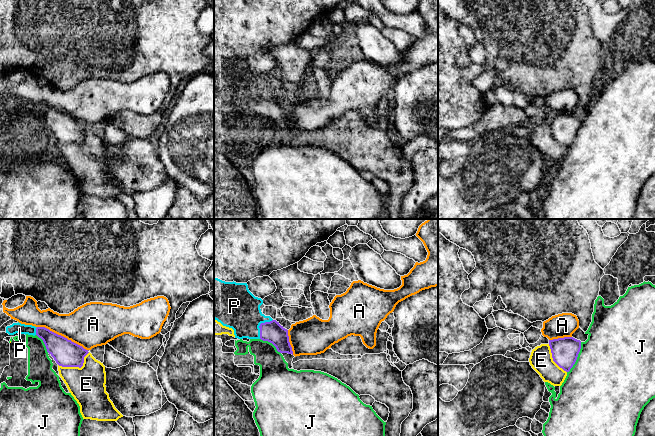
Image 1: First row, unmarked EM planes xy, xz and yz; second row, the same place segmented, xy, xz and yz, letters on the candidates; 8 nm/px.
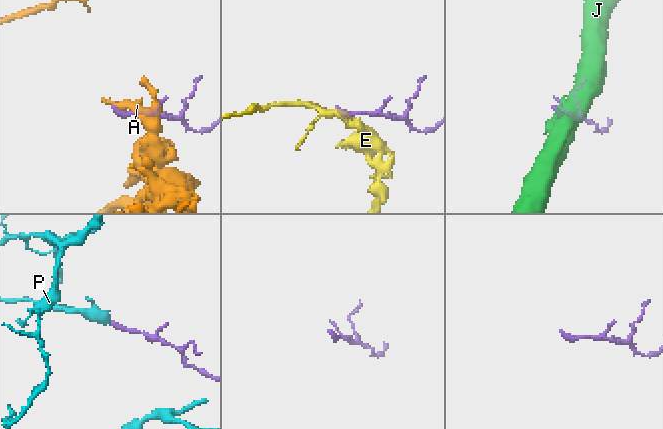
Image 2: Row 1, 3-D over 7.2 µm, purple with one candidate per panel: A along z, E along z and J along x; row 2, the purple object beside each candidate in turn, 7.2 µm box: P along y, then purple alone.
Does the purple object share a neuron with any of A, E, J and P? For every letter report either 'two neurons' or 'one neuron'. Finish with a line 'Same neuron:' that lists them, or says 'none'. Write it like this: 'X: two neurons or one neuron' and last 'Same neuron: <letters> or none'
A: two neurons
E: two neurons
J: two neurons
P: one neuron
Same neuron: P

